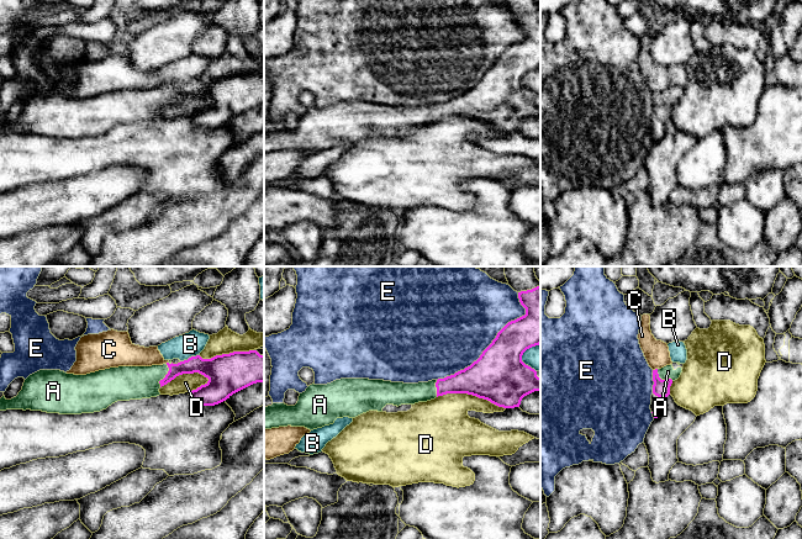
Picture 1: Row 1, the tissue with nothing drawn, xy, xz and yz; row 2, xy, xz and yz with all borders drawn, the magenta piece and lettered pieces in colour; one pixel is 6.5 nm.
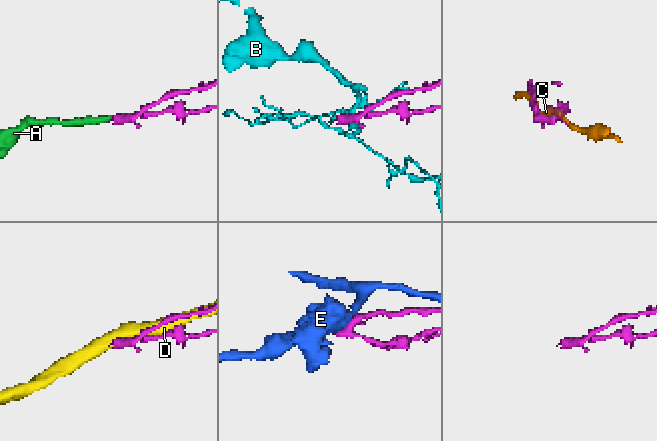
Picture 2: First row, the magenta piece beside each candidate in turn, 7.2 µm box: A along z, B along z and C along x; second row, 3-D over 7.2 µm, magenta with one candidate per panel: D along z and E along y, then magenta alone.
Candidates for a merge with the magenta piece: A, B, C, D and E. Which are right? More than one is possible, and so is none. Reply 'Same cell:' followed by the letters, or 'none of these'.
Same cell: A

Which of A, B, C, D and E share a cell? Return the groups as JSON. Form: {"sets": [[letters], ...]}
{"sets": [["A"], ["B"], ["C"], ["D"], ["E"]]}

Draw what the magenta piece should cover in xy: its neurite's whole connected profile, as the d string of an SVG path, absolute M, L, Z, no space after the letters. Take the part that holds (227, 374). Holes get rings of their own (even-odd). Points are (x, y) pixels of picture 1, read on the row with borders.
M264 348L249 352L233 352L202 359L200 355L173 364L152 366L118 366L99 370L86 375L67 374L60 370L39 370L30 375L19 395L11 400L0 398L0 411L31 409L59 414L94 413L106 409L117 401L142 400L157 397L159 389L176 376L199 372L209 379L205 385L189 392L194 405L215 406L233 393L257 382L264 382Z

